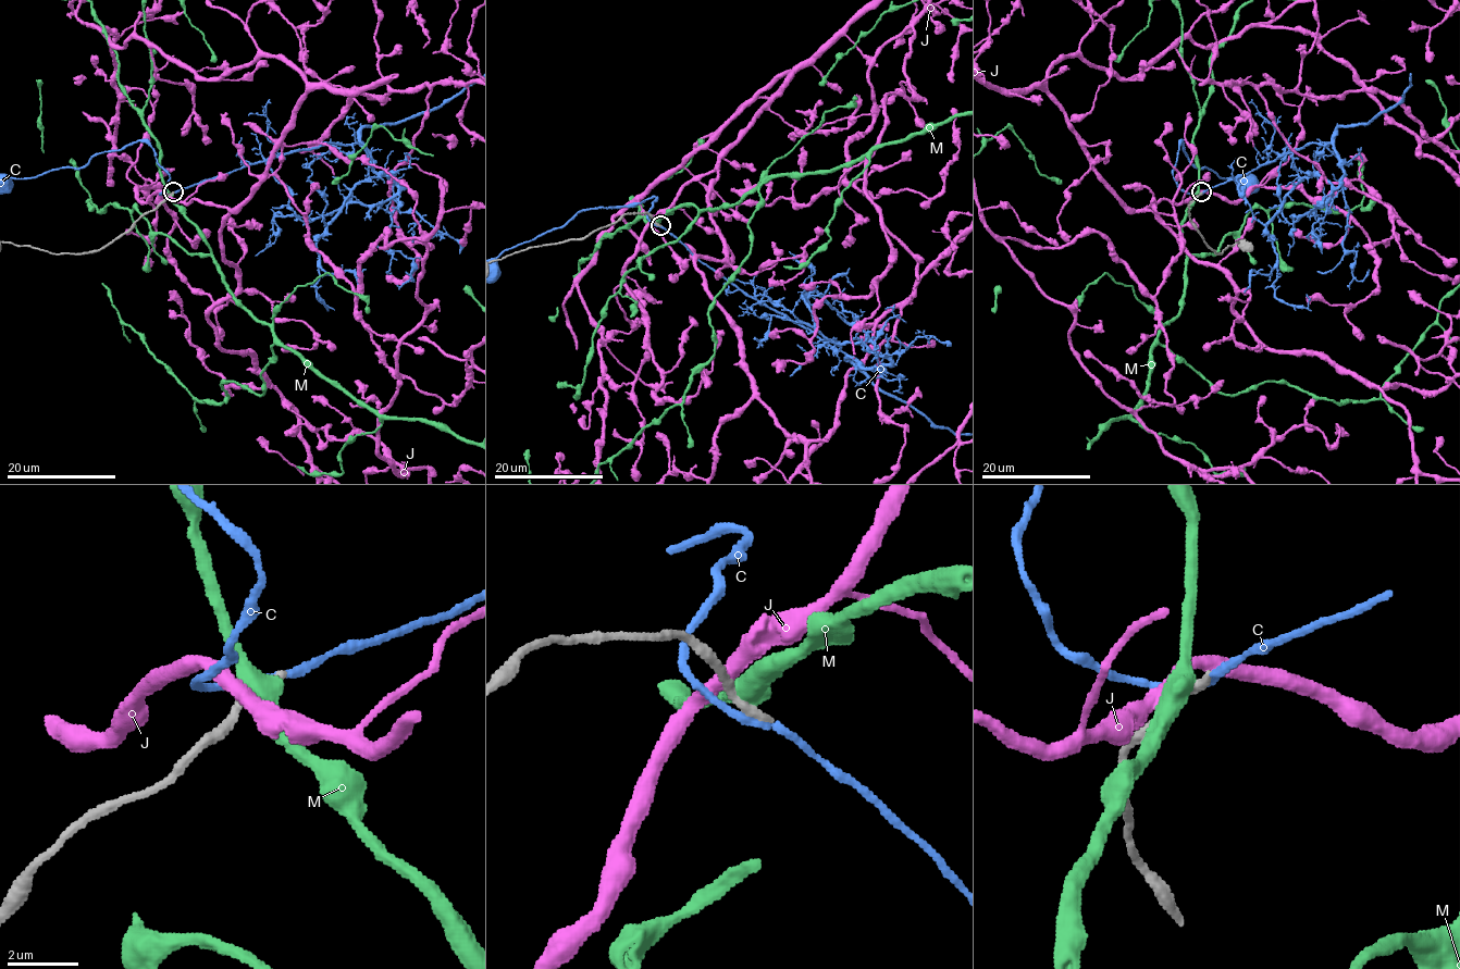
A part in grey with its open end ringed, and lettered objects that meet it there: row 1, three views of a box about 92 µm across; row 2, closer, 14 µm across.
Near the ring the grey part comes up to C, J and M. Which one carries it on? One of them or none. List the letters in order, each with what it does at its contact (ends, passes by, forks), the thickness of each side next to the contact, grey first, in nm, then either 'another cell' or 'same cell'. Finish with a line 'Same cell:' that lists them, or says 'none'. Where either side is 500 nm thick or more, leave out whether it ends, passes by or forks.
C: it passes by | 300/240 nm | another cell
J: it passes by | 240/400 nm | another cell
M: 340/550 nm | another cell
Same cell: none

